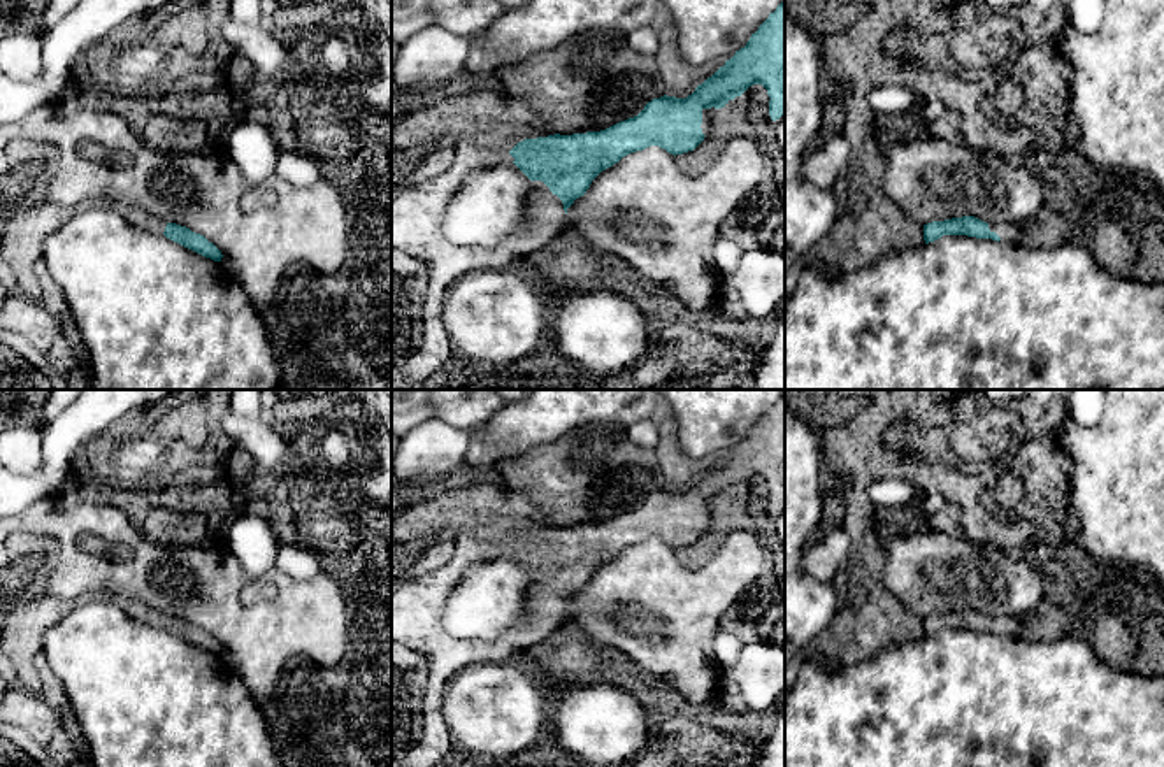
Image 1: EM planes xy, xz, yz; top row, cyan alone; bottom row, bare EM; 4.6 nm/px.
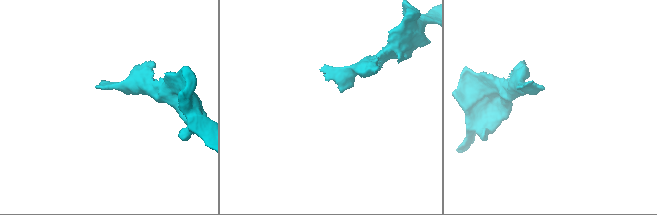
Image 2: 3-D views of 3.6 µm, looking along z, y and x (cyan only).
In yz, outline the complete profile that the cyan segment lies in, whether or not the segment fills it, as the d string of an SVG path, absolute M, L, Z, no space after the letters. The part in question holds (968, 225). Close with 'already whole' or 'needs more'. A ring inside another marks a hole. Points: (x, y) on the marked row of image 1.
M974 216L952 218L923 225L925 244L941 239L943 235L967 235L976 239L992 239L1004 242L1020 242L1022 225L1017 223L985 223Z; needs more

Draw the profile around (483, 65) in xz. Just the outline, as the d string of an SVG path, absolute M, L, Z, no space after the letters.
M483 32L471 37L471 53L463 63L463 70L476 75L481 81L495 77L499 70L516 67L525 58L511 58L507 54L490 54L483 49L481 42Z

